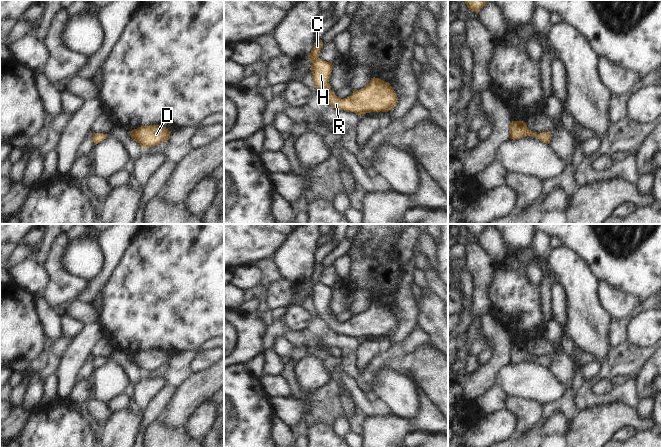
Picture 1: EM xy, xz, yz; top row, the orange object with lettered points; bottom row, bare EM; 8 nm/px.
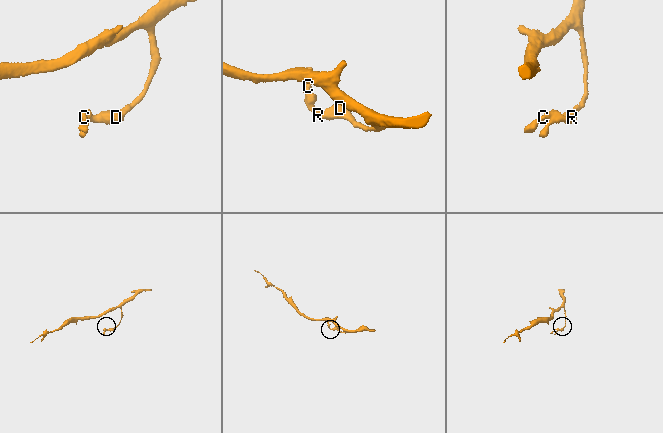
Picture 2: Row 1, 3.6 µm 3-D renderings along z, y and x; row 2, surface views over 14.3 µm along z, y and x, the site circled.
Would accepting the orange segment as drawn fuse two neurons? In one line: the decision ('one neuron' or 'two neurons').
one neuron

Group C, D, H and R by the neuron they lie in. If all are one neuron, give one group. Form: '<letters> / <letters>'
C D H R

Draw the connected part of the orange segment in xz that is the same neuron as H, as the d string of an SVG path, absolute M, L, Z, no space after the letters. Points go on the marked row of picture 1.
M321 40L314 43L308 58L312 61L311 71L314 86L327 102L337 110L354 112L358 115L370 112L388 112L393 110L398 97L391 84L379 78L371 78L370 82L360 90L354 90L347 98L341 99L331 90L329 79L332 72L332 63L319 58L323 47Z

